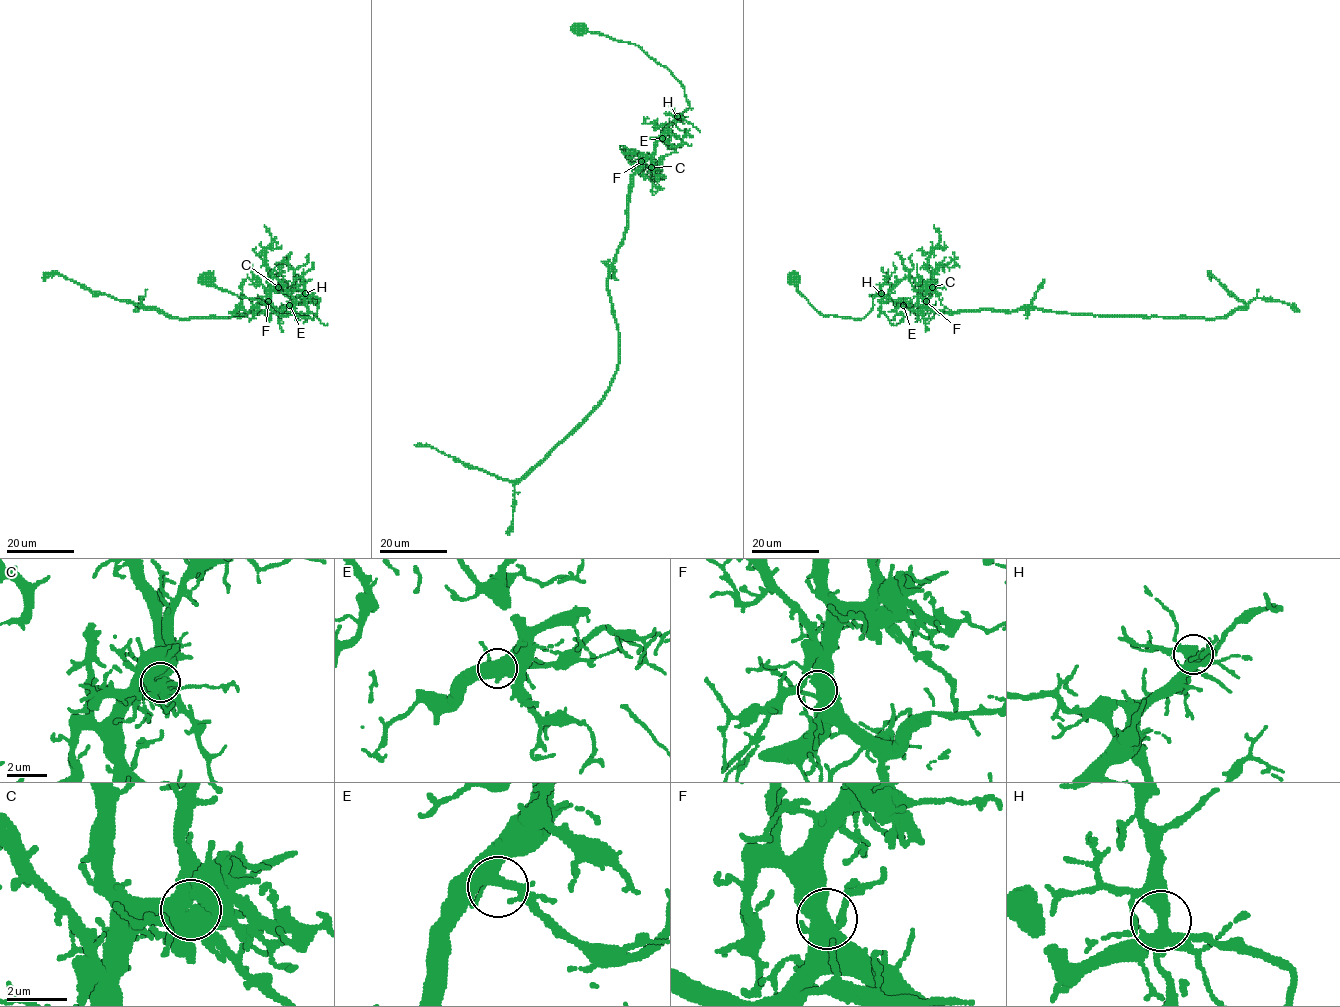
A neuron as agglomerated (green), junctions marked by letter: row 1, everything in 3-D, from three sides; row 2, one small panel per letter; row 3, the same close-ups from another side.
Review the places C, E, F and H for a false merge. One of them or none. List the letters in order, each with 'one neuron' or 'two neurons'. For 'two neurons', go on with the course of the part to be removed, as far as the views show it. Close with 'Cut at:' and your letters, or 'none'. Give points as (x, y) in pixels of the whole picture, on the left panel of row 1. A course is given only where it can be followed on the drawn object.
C: one neuron
E: one neuron
F: one neuron
H: one neuron
Cut at: none

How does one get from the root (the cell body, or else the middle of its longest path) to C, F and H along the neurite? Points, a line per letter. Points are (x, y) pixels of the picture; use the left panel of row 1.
C: (209, 280), (266, 303), (277, 314), (313, 319), (318, 298), (302, 295), (277, 310), (271, 291), (278, 287)
F: (209, 280), (240, 297), (259, 300), (282, 315), (313, 319), (319, 299), (302, 295), (281, 310), (268, 301)
H: (209, 280), (220, 288), (266, 303), (277, 314), (313, 319), (319, 299), (305, 293)

